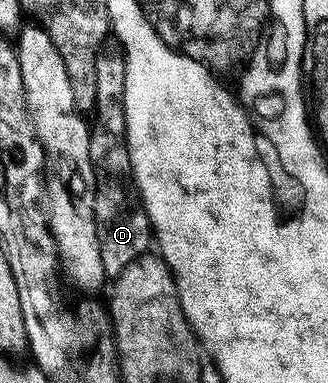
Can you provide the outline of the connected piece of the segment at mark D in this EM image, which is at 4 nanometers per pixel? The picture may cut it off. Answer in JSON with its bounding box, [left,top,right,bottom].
[90,142,151,278]

